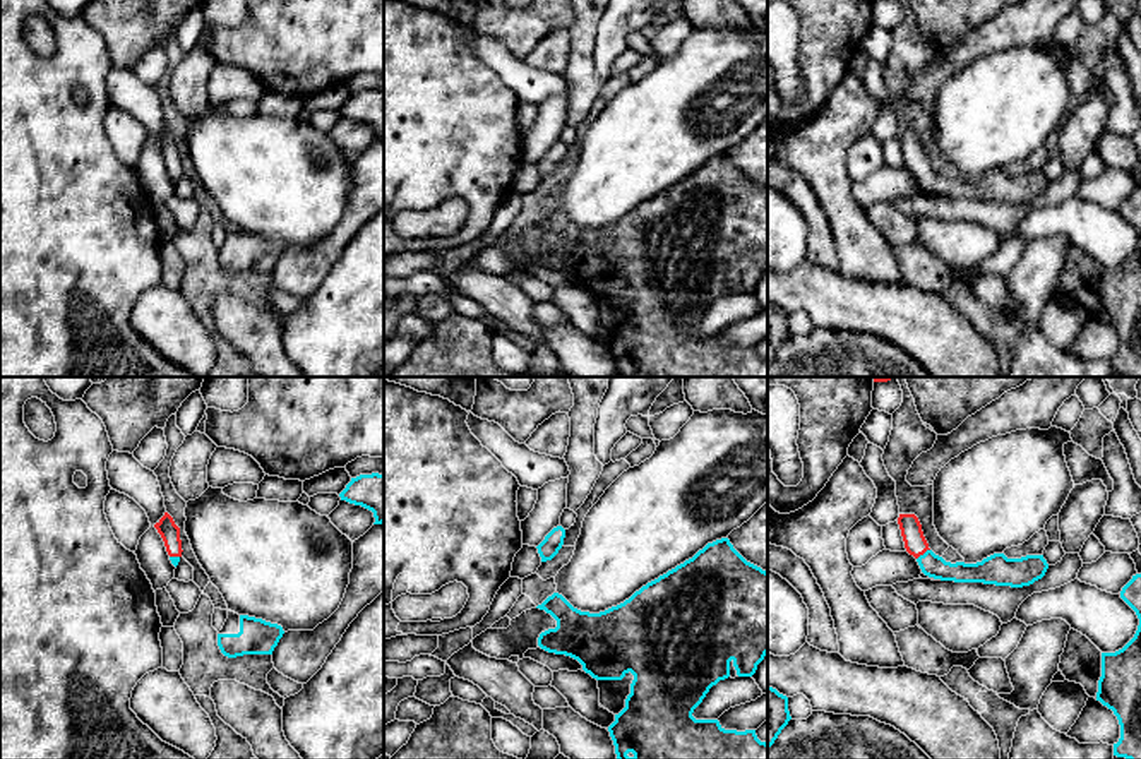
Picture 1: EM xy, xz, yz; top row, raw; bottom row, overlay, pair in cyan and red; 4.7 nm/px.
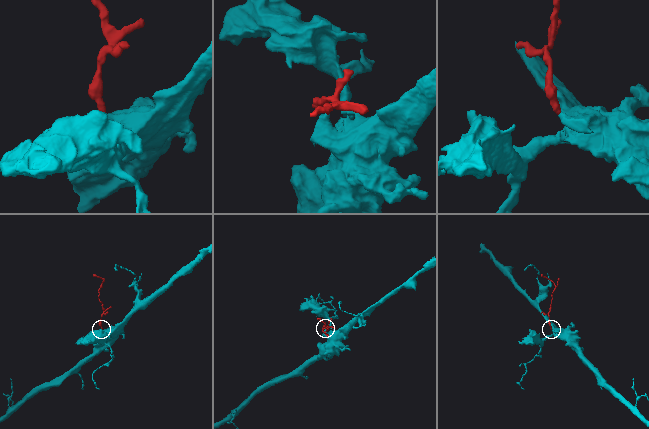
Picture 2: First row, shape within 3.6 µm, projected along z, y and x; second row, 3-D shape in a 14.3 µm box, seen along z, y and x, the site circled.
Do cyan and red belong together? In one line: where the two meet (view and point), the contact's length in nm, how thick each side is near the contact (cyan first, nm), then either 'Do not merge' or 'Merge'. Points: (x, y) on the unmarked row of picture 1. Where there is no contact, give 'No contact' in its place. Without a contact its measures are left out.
Touches cyan at yz (924, 170). Shared border 80 nm. Thickness 110 nm (cyan) against 110 nm. Merge

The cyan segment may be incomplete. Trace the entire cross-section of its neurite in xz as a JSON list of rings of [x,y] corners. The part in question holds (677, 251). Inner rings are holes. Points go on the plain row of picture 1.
[[[728,154],[708,159],[692,175],[605,228],[581,228],[559,209],[536,224],[557,236],[555,245],[540,250],[541,266],[577,276],[596,296],[622,296],[629,288],[634,291],[625,324],[608,343],[618,377],[768,377],[768,360],[757,355],[756,346],[725,346],[718,336],[692,332],[709,305],[730,293],[732,281],[738,293],[752,293],[768,271],[768,188],[747,178]]]

